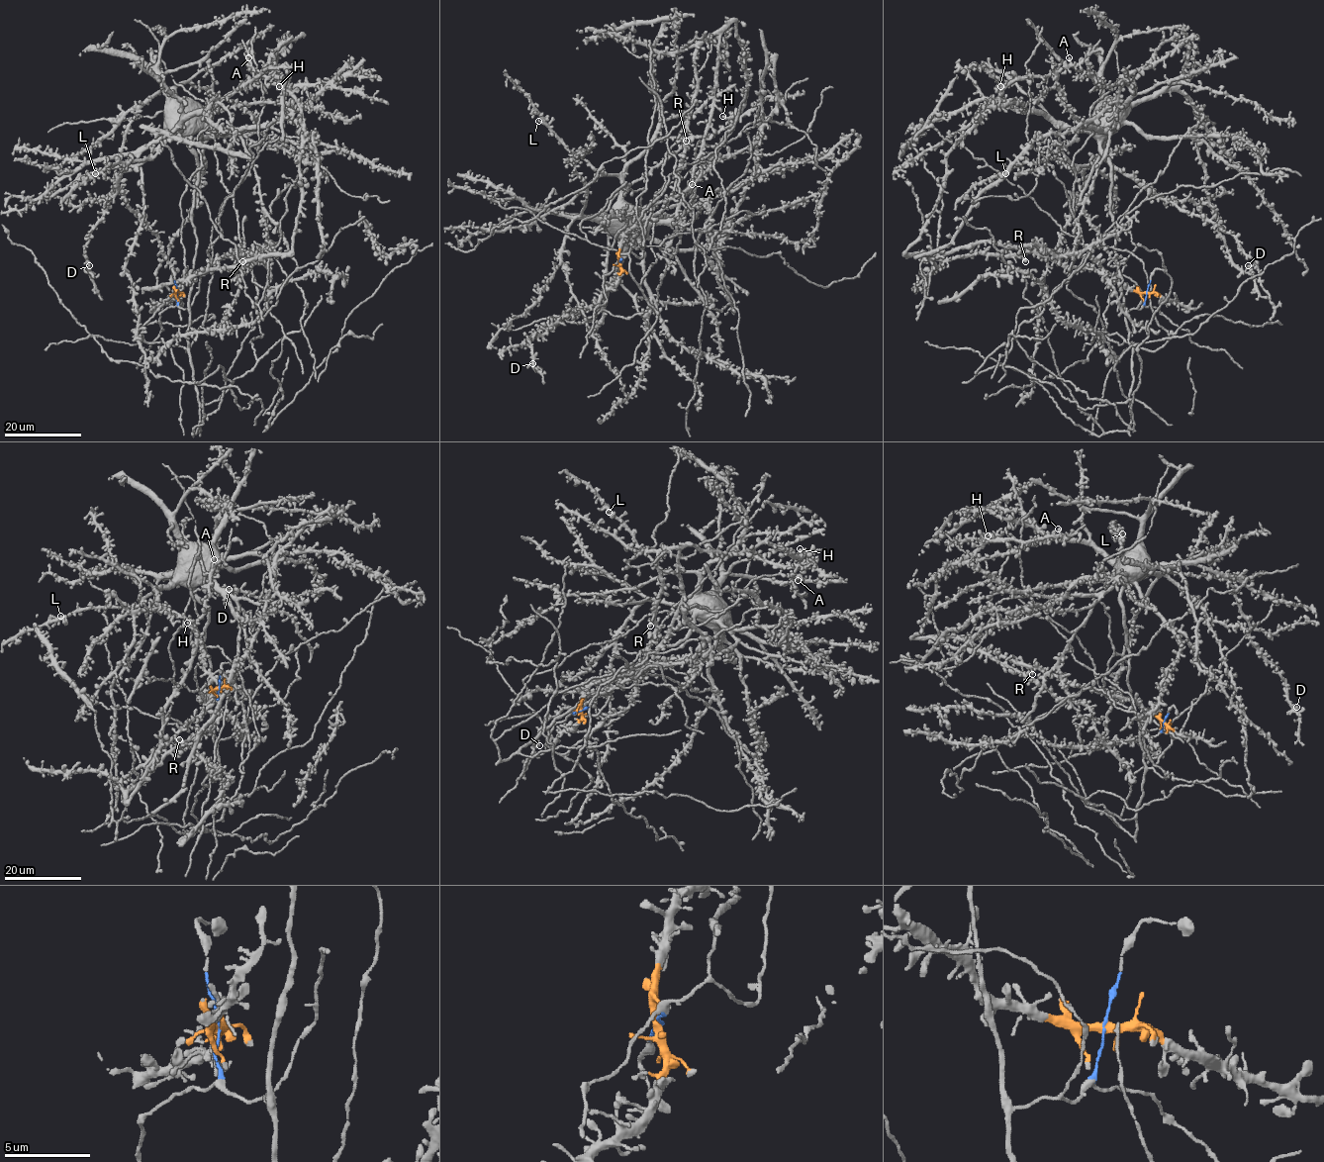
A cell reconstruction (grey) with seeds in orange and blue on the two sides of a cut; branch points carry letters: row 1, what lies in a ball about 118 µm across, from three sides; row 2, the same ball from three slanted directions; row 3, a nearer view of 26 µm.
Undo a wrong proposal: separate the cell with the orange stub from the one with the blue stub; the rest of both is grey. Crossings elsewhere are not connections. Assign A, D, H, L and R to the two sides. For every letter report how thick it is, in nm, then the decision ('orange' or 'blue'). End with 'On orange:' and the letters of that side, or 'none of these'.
A: 400 nm thick; orange
D: 300 nm thick; blue
H: 260 nm thick; orange
L: 200 nm thick; blue
R: 480 nm thick; orange
On orange: A, H, R

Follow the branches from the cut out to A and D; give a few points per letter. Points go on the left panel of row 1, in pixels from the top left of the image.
A: (177, 292), (225, 256), (292, 248), (301, 105), (287, 80), (261, 75), (248, 57)
D: (177, 292), (189, 310), (197, 160), (169, 91), (124, 136), (114, 193), (85, 246), (90, 265)

